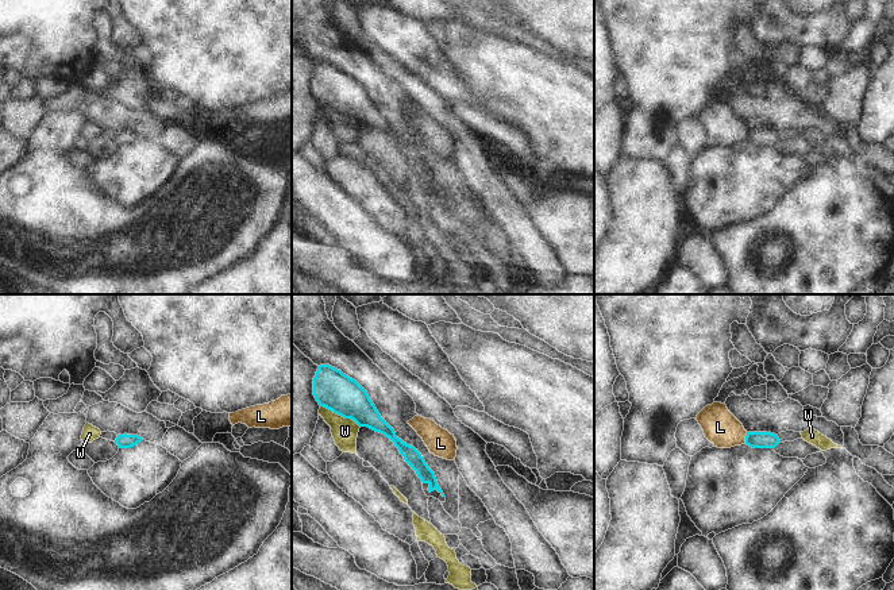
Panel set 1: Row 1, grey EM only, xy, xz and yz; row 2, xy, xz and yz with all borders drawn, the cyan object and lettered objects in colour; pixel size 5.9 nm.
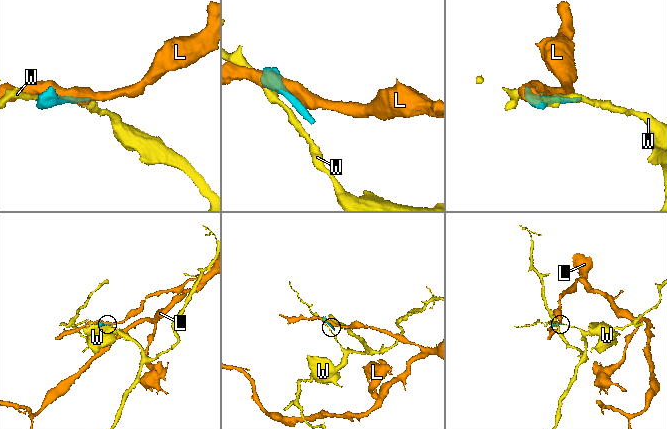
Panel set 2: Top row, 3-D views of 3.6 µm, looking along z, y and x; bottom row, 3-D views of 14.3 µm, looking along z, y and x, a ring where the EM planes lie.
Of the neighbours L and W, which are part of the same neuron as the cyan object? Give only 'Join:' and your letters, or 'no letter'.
Join: no letter

